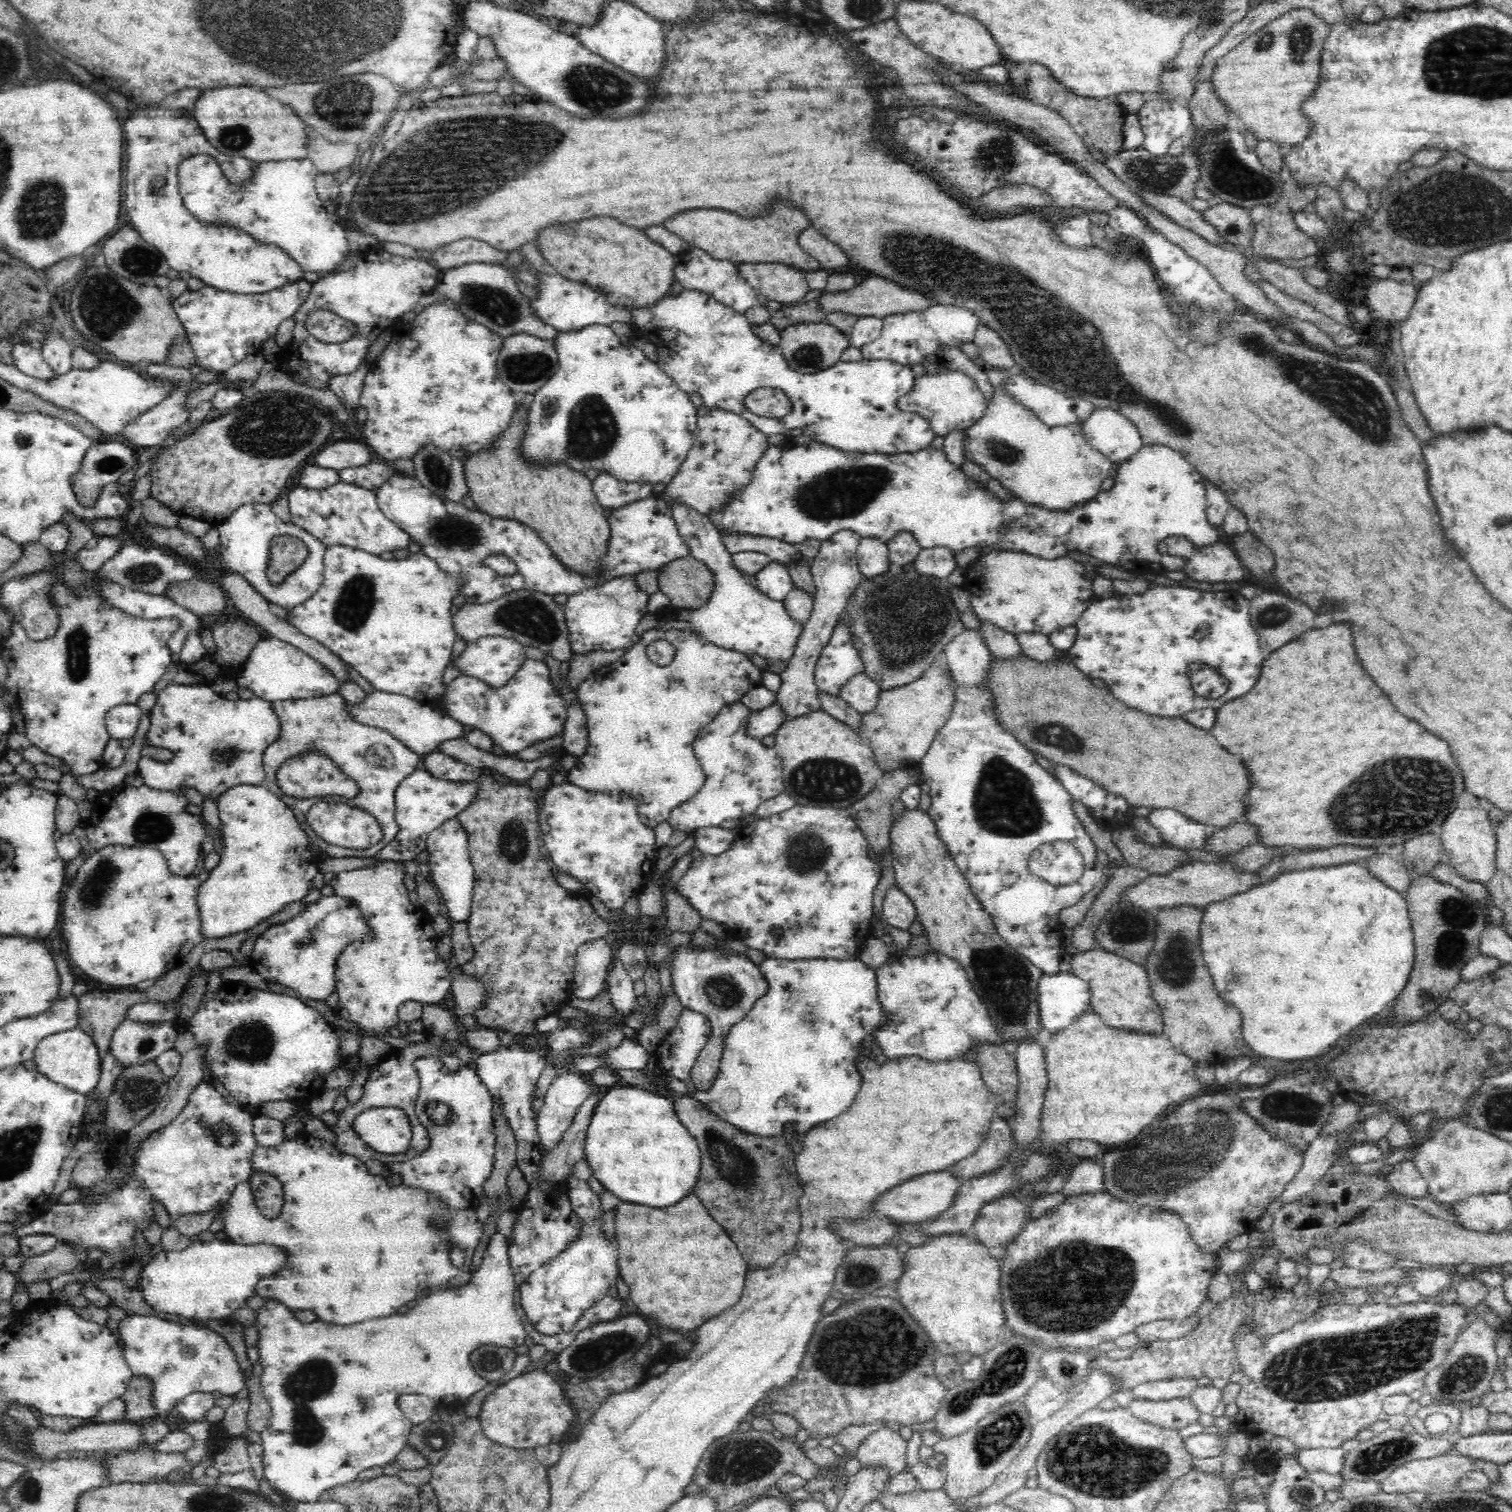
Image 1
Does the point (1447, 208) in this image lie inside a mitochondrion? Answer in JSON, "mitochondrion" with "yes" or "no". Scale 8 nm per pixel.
{"mitochondrion":"yes"}

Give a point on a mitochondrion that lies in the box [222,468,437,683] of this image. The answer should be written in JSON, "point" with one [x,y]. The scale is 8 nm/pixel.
{"point":[352,609]}

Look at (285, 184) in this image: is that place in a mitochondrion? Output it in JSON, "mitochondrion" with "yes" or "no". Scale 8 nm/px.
{"mitochondrion":"no"}

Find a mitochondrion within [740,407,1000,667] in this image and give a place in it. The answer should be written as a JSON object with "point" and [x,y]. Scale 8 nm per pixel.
{"point":[845,492]}

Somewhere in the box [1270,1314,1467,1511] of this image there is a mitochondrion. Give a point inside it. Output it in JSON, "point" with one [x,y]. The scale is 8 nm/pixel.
{"point":[1383,1454]}

